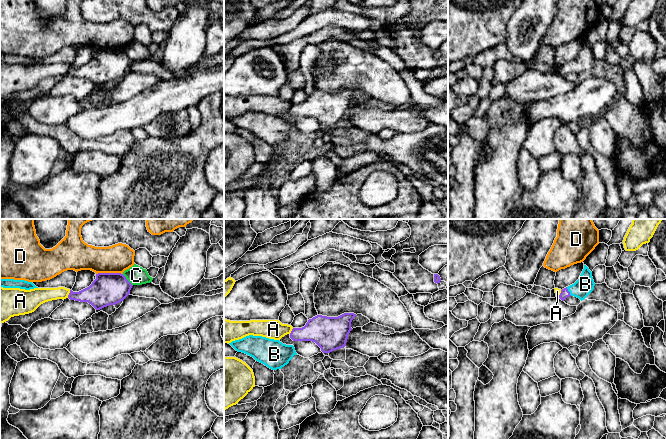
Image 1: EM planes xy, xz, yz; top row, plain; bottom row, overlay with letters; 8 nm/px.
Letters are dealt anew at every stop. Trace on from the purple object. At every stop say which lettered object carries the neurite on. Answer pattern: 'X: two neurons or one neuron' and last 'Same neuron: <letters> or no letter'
A: two neurons
B: one neuron
C: two neurons
D: two neurons
Same neuron: B

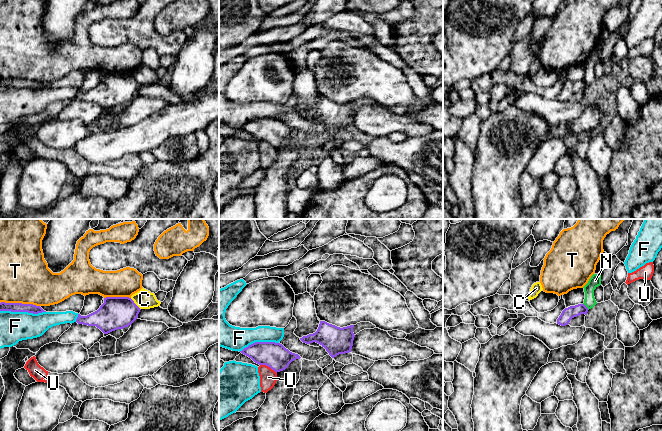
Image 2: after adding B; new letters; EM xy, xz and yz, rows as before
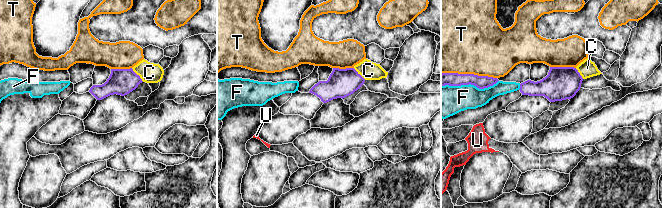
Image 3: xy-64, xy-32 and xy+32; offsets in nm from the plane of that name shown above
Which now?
C: two neurons
F: two neurons
N: two neurons
T: two neurons
U: two neurons
Same neuron: no letter

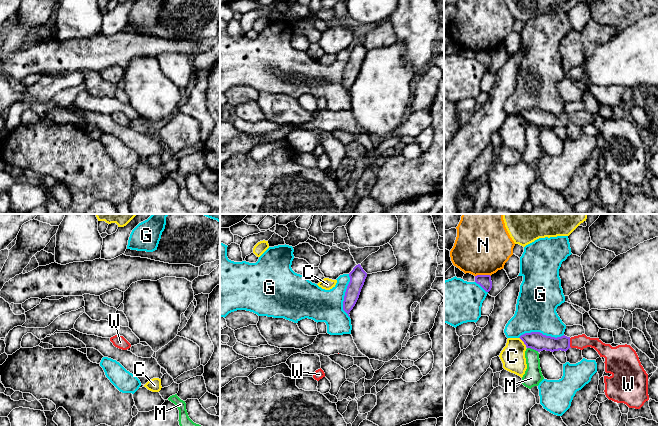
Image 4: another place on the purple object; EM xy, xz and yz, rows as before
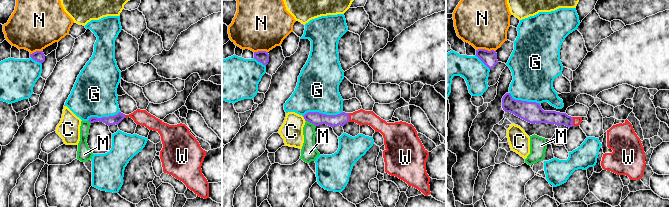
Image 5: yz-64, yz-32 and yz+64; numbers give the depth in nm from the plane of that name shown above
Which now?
C: two neurons
G: two neurons
M: two neurons
N: two neurons
W: one neuron
Same neuron: W

